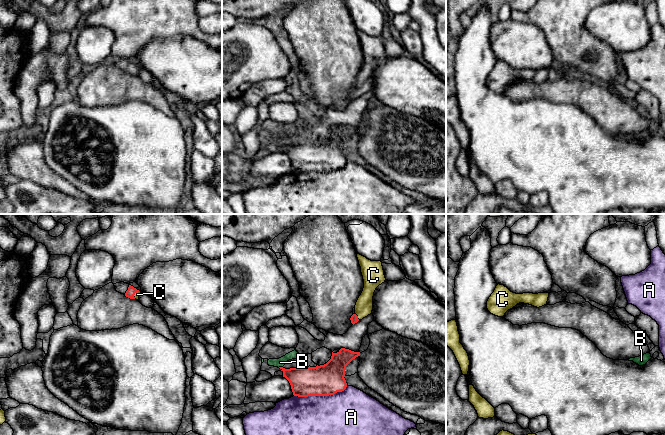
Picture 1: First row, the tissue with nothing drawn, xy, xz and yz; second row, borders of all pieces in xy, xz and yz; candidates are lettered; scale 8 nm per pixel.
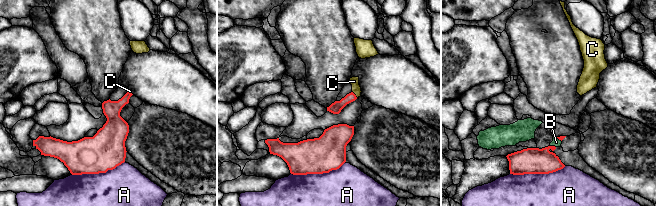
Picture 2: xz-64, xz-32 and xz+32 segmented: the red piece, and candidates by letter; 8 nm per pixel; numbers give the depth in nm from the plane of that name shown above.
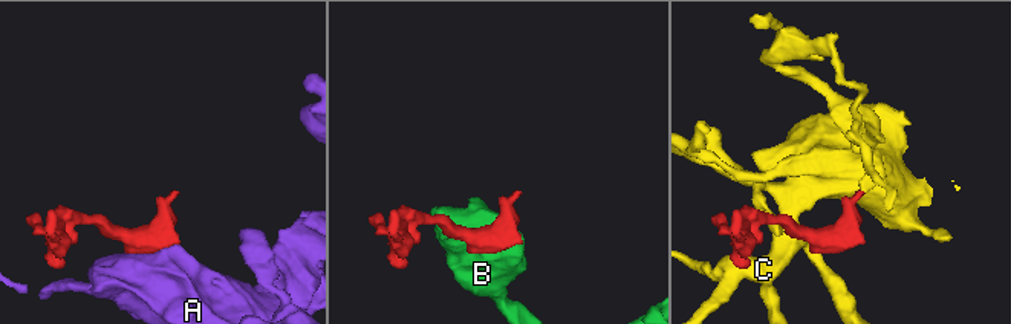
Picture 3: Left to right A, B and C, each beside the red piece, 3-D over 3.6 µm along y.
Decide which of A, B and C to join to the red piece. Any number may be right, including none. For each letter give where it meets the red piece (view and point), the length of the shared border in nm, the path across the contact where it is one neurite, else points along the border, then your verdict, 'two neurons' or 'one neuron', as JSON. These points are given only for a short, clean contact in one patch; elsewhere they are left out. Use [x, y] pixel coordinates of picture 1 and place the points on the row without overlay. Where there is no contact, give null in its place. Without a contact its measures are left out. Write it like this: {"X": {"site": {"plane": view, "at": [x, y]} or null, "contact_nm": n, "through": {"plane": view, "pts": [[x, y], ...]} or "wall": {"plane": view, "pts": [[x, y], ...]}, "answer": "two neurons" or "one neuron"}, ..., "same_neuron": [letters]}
{"A": {"site": {"plane": "xz", "at": [320, 171]}, "contact_nm": 440, "answer": "two neurons"}, "B": {"site": {"plane": "xz", "at": [280, 143]}, "contact_nm": 40, "answer": "two neurons"}, "C": {"site": {"plane": "xz", "at": [357, 92]}, "contact_nm": 70, "through": {"plane": "xz", "pts": [[354, 95], [357, 92], [364, 81]]}, "answer": "one neuron"}, "same_neuron": ["C"]}

